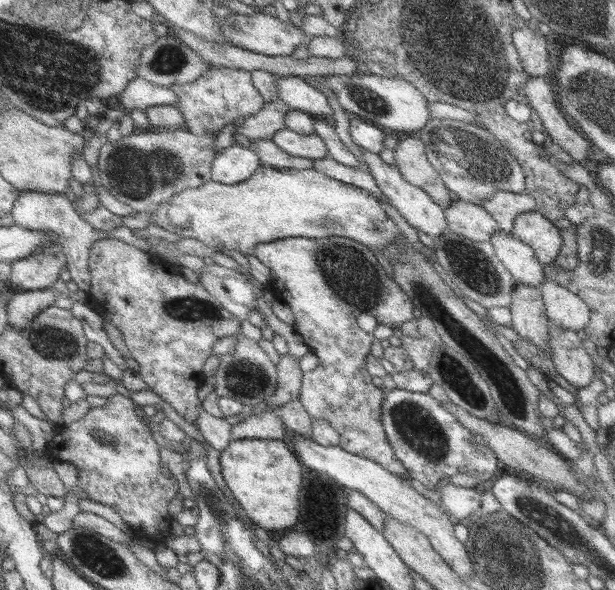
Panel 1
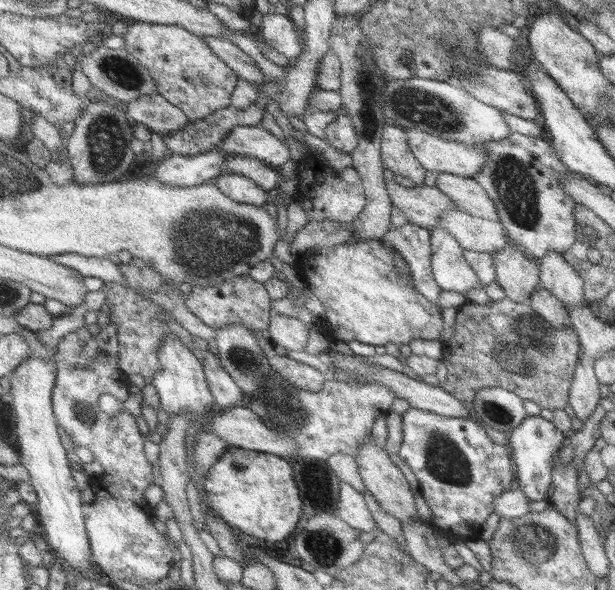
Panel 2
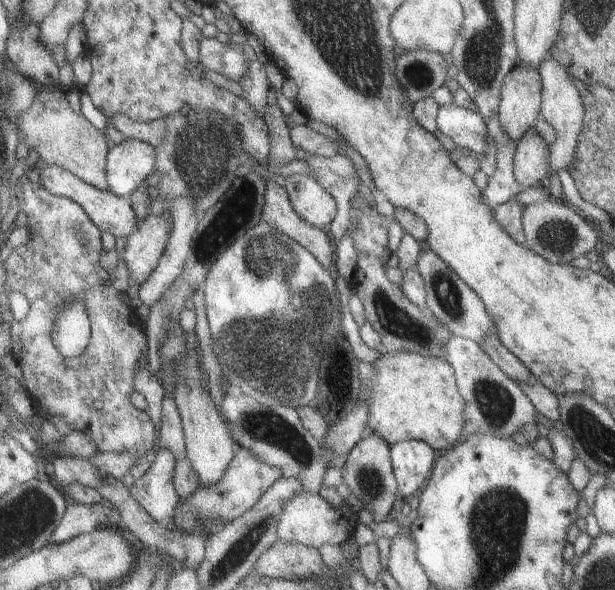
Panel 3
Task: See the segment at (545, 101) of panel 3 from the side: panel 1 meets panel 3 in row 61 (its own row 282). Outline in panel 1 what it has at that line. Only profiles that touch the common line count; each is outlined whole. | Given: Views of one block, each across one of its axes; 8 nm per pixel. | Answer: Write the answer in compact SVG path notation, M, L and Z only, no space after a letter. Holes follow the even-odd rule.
M544 276L538 287L551 325L566 330L582 330L589 322L590 307L562 285Z

